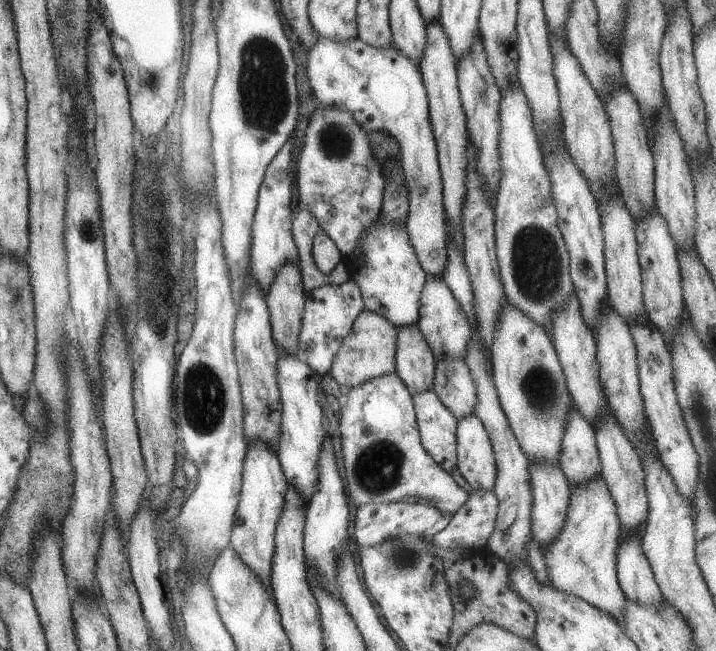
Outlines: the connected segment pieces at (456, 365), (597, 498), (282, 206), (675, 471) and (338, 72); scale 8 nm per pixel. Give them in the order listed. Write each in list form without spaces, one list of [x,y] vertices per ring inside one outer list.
[[[441,358],[436,362],[432,389],[456,420],[473,414],[477,399],[475,387],[464,360]]]
[[[600,476],[591,478],[585,486],[571,486],[565,522],[554,541],[540,553],[546,578],[553,588],[585,600],[621,624],[619,618],[621,610],[625,610],[625,596],[615,568],[615,550],[619,541],[619,518],[615,510],[609,488]]]
[[[289,135],[285,144],[279,148],[279,152],[273,155],[266,166],[258,188],[256,209],[251,223],[249,270],[251,278],[257,282],[263,294],[269,290],[273,276],[283,264],[298,264],[299,260],[291,232],[291,196],[293,196],[295,185],[293,166],[291,166],[291,150],[293,150],[293,138]]]
[[[649,321],[645,324],[631,324],[628,330],[636,348],[639,392],[655,450],[659,454],[661,464],[675,482],[677,492],[691,504],[699,476],[699,456],[691,444],[681,409],[677,404],[669,347],[657,326]]]
[[[322,36],[315,37],[307,57],[307,79],[318,106],[337,106],[349,112],[363,130],[386,132],[397,142],[397,160],[408,192],[405,232],[426,276],[441,278],[447,262],[446,216],[428,98],[418,62],[405,58],[393,44],[389,48],[373,48],[358,38],[335,42]]]

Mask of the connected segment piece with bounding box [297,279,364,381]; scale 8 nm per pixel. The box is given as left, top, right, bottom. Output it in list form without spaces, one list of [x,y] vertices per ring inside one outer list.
[[[351,279],[340,285],[325,284],[311,290],[311,294],[306,295],[304,302],[304,312],[301,318],[301,328],[298,336],[298,349],[305,354],[307,366],[317,374],[318,381],[321,376],[329,373],[329,366],[333,360],[333,356],[339,350],[341,341],[349,334],[353,320],[359,316],[364,309],[364,302],[359,287]]]

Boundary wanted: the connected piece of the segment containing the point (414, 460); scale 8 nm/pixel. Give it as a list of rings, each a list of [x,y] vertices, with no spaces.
[[[396,372],[352,387],[339,414],[347,490],[356,508],[379,502],[419,503],[452,515],[467,500],[467,492],[421,446],[412,394]]]

